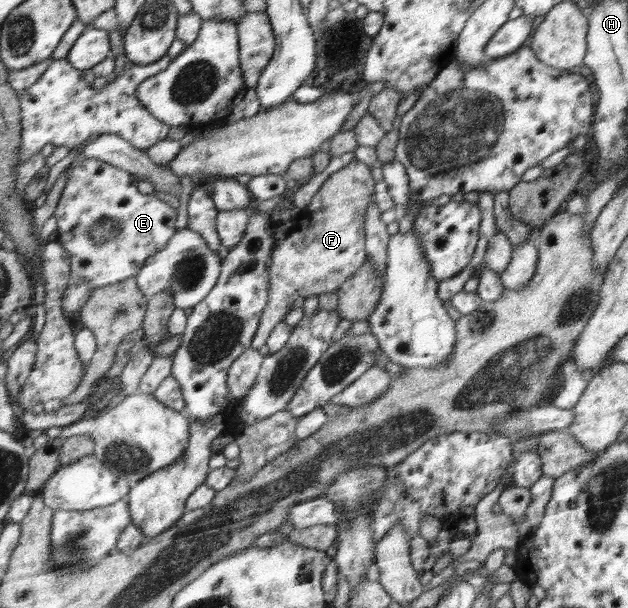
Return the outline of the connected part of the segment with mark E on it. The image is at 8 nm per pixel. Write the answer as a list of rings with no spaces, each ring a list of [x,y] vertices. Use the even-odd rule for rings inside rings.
[[[76,158],[66,171],[69,171],[69,179],[53,216],[58,220],[56,241],[70,256],[71,270],[62,306],[63,313],[70,318],[97,290],[135,276],[148,259],[164,249],[174,233],[176,209],[160,201],[155,193],[138,193],[136,179],[127,170],[108,162]],[[102,217],[116,225],[118,235],[104,245],[96,245],[90,237],[90,229]]]

